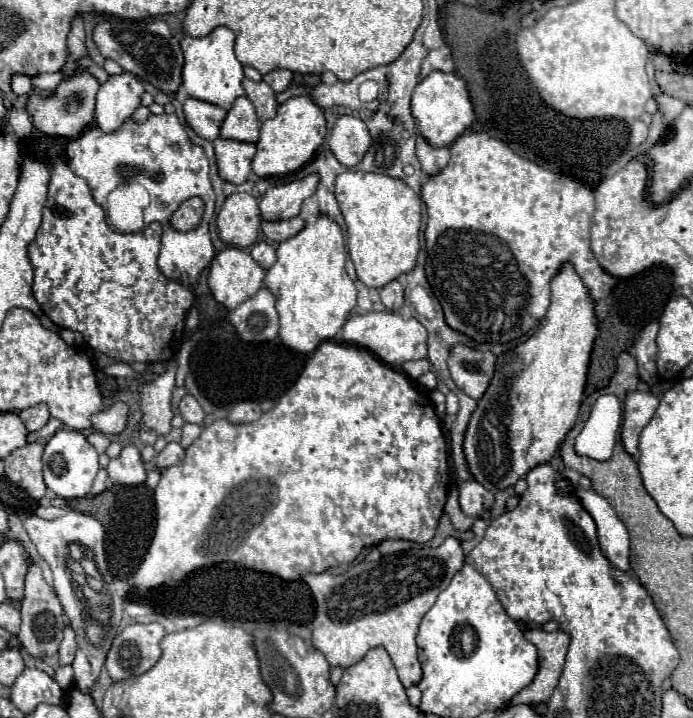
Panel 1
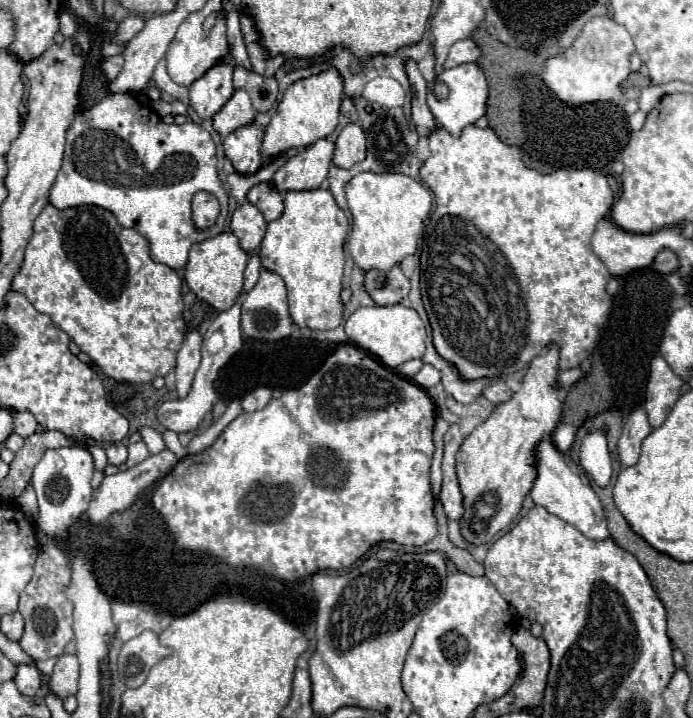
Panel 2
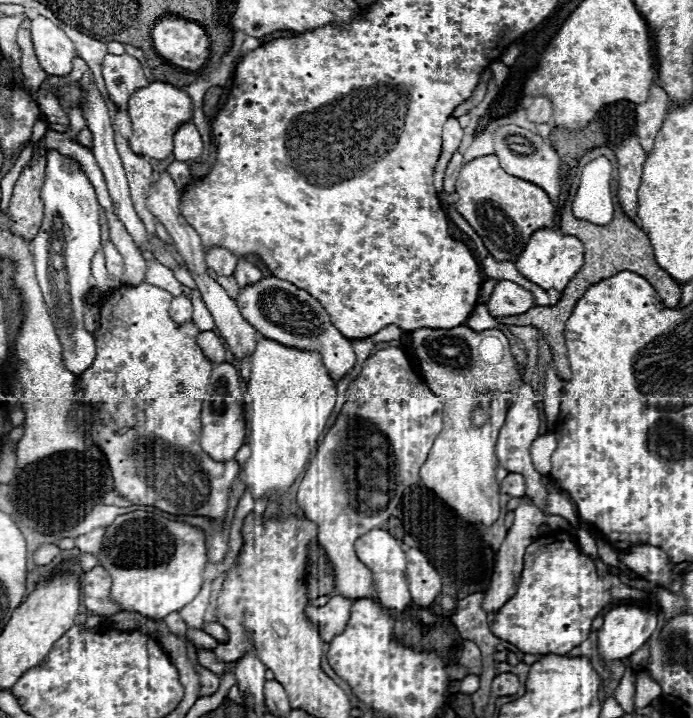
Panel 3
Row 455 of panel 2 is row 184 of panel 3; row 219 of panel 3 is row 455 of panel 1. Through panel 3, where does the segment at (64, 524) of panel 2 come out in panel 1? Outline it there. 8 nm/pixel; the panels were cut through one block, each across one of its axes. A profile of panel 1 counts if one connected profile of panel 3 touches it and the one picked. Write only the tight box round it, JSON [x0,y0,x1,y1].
[44,428,100,500]

